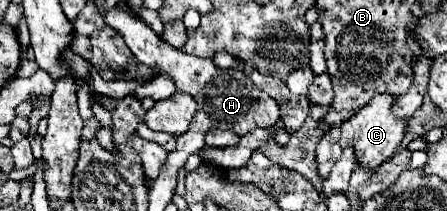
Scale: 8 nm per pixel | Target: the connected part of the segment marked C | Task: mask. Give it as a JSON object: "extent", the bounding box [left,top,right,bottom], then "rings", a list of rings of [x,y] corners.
{"extent":[340,93,408,167],"rings":[[[382,93],[374,99],[370,99],[354,117],[350,117],[348,121],[342,123],[342,135],[340,135],[340,147],[354,147],[356,149],[356,159],[368,167],[378,167],[380,163],[384,163],[386,159],[390,159],[396,149],[400,147],[406,127],[408,127],[408,119],[400,119],[394,117],[392,107],[394,101],[398,97],[394,97],[392,93]]]}

